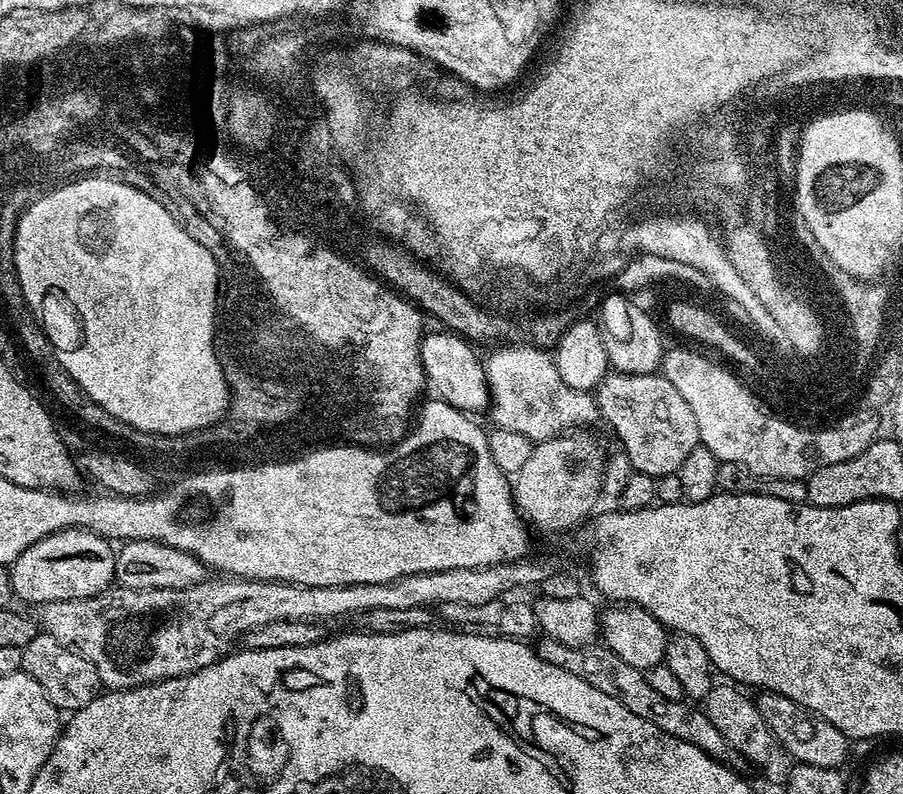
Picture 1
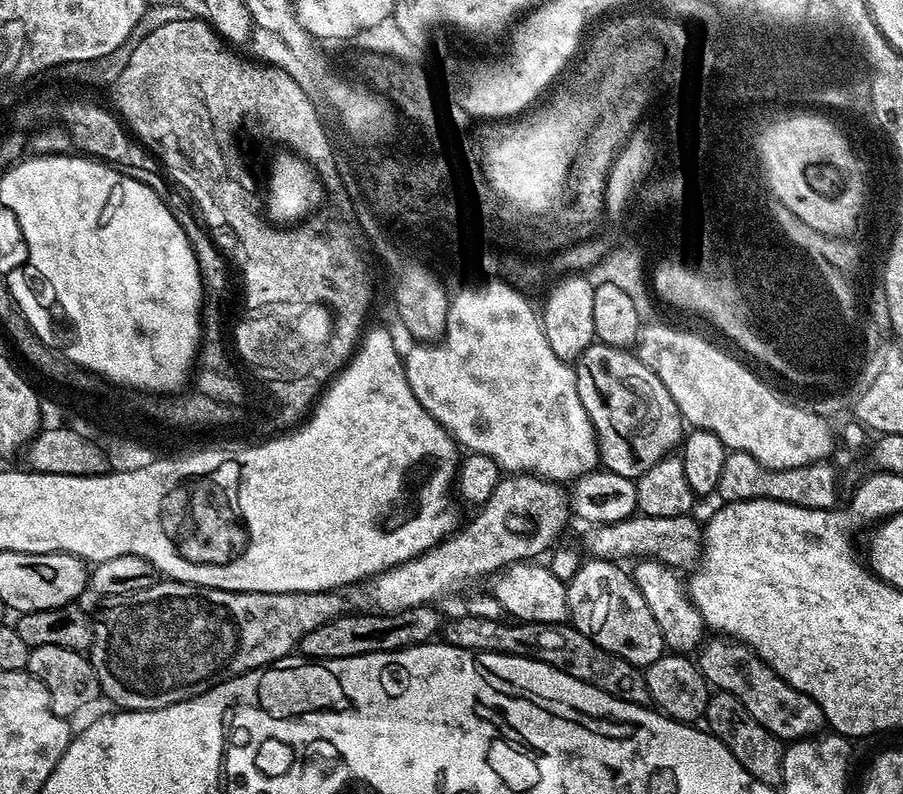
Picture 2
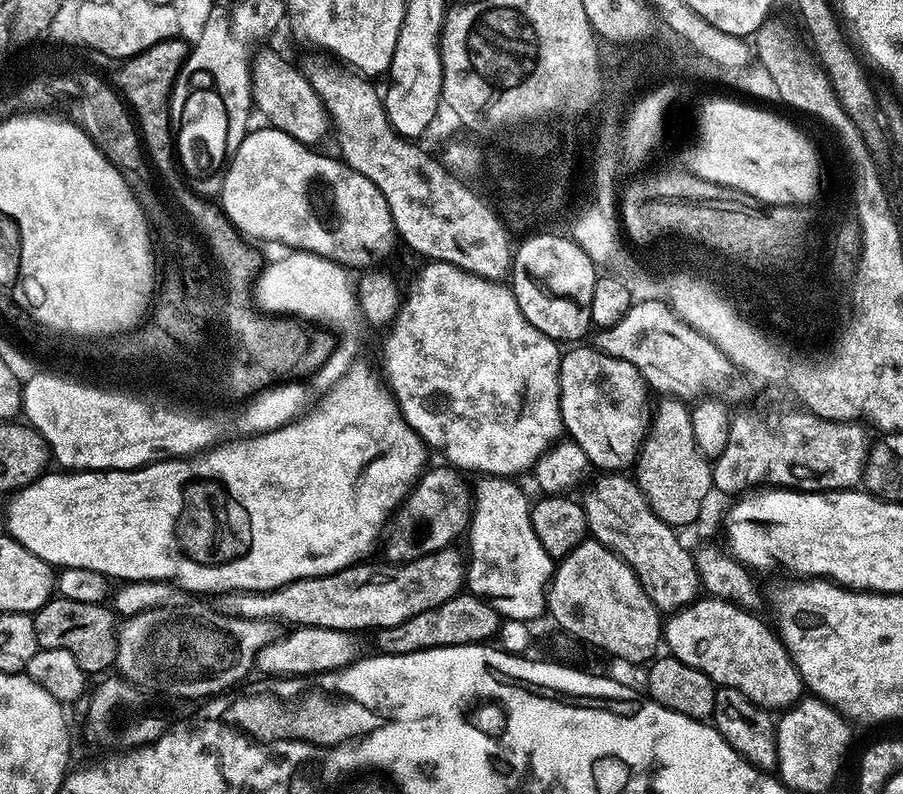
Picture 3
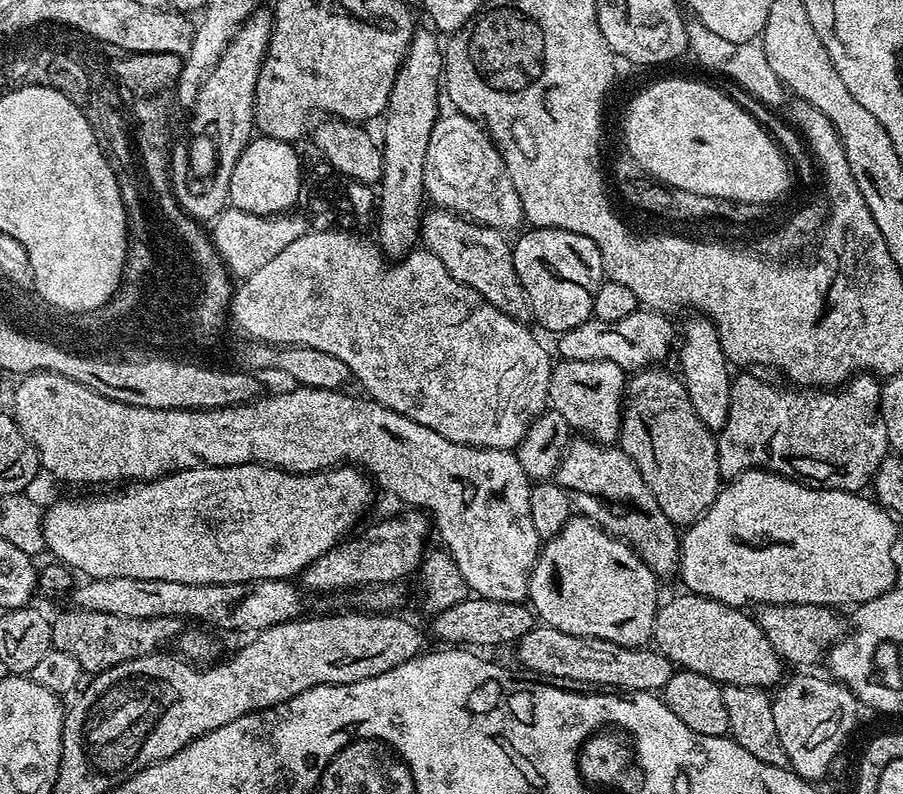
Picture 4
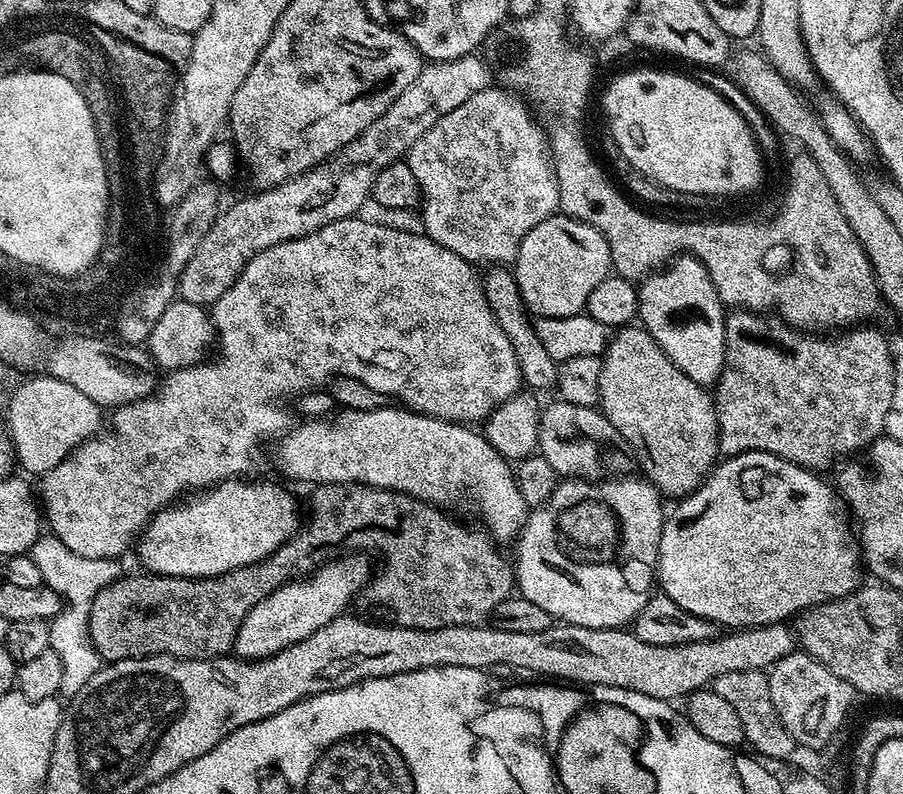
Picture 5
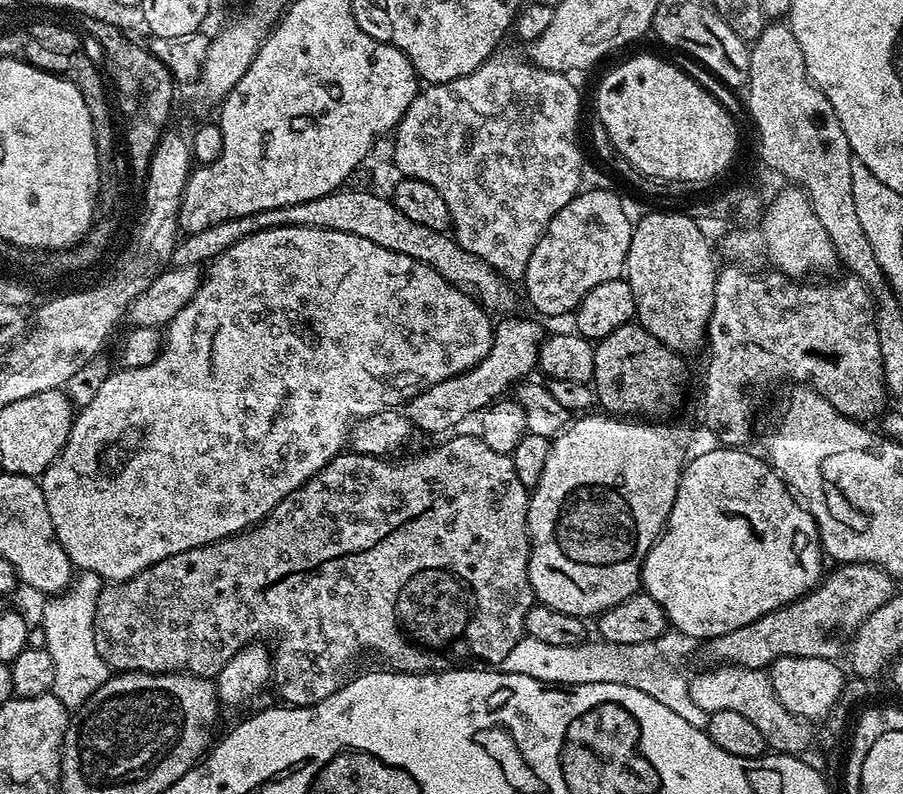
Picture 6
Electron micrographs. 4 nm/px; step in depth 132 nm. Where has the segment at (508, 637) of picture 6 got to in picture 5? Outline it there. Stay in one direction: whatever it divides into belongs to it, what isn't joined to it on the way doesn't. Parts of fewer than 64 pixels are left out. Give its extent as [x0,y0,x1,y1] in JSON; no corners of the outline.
[88,484,514,662]

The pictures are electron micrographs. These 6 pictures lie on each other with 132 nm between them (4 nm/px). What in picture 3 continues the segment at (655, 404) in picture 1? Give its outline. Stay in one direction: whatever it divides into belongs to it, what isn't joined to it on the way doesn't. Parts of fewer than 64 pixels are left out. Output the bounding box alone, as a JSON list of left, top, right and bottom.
[560,346,654,474]

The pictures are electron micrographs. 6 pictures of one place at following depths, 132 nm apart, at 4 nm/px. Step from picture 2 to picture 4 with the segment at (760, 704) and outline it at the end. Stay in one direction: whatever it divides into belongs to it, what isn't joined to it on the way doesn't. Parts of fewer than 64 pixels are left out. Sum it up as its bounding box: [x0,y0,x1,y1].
[652,594,782,690]

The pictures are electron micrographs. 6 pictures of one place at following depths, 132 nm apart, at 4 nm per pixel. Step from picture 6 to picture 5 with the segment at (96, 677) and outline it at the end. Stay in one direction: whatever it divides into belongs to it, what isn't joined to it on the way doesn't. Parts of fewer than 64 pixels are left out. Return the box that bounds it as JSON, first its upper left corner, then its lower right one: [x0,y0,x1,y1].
[28,534,124,698]

